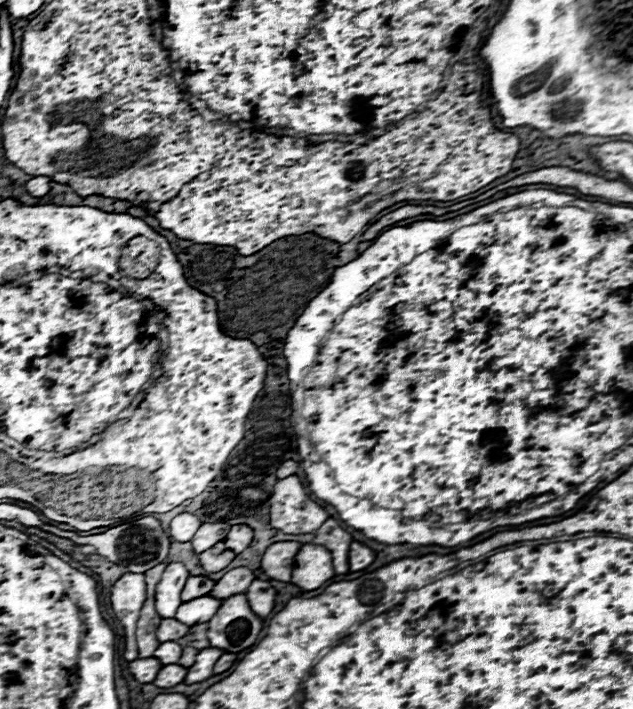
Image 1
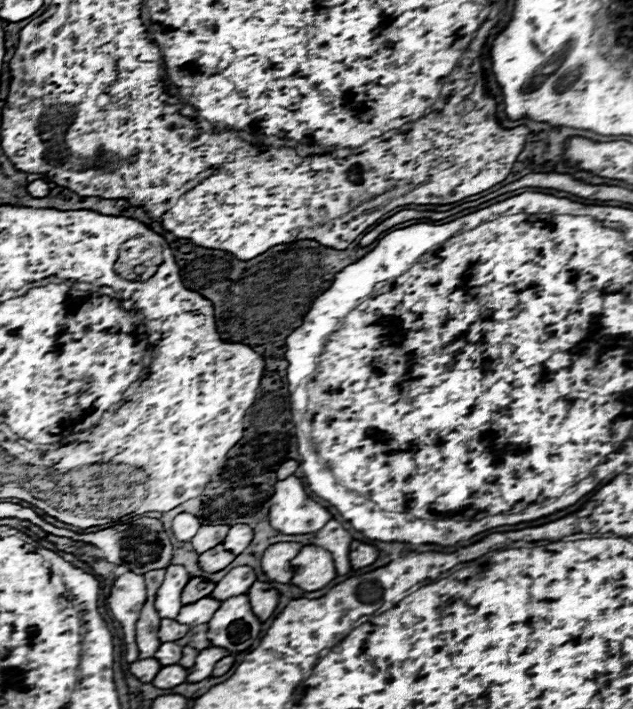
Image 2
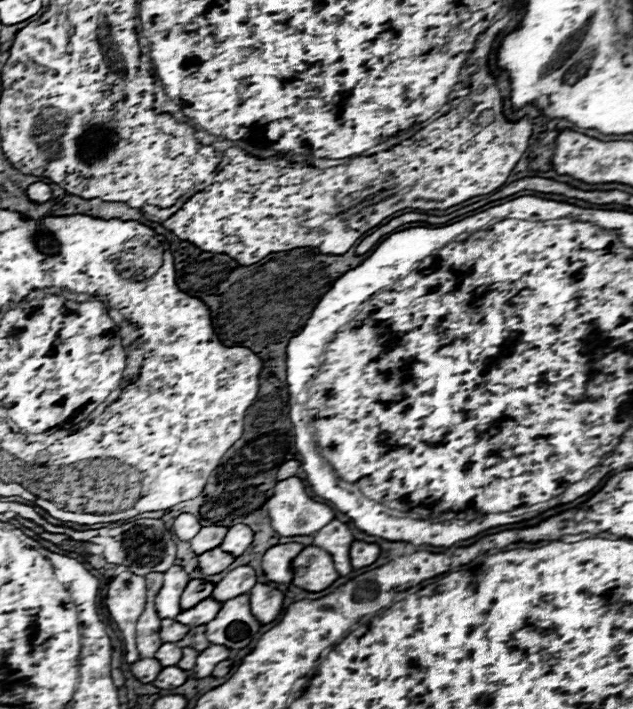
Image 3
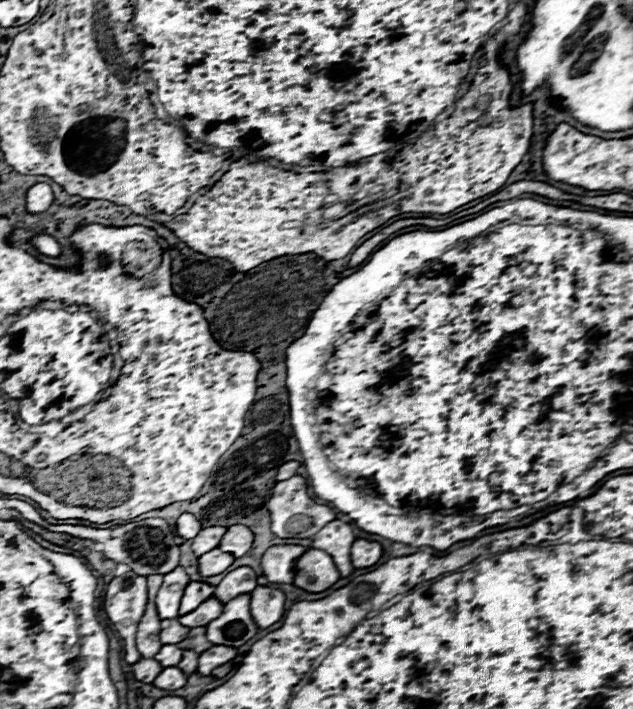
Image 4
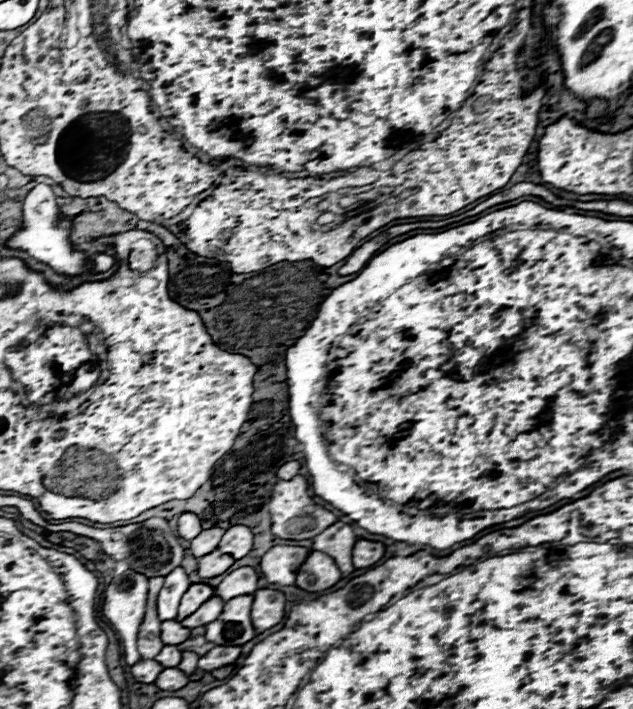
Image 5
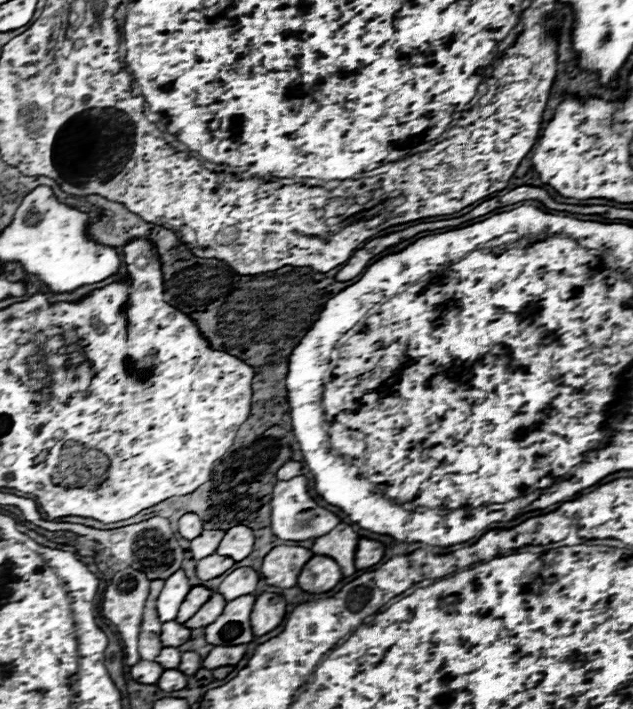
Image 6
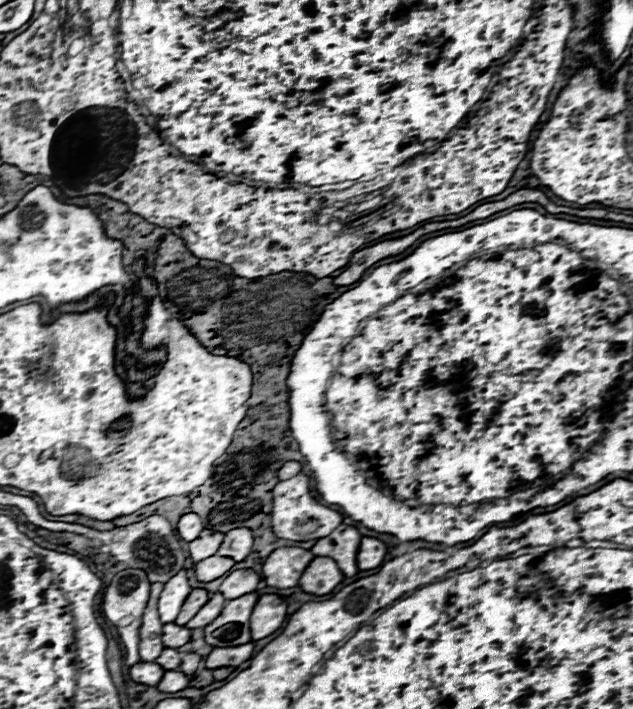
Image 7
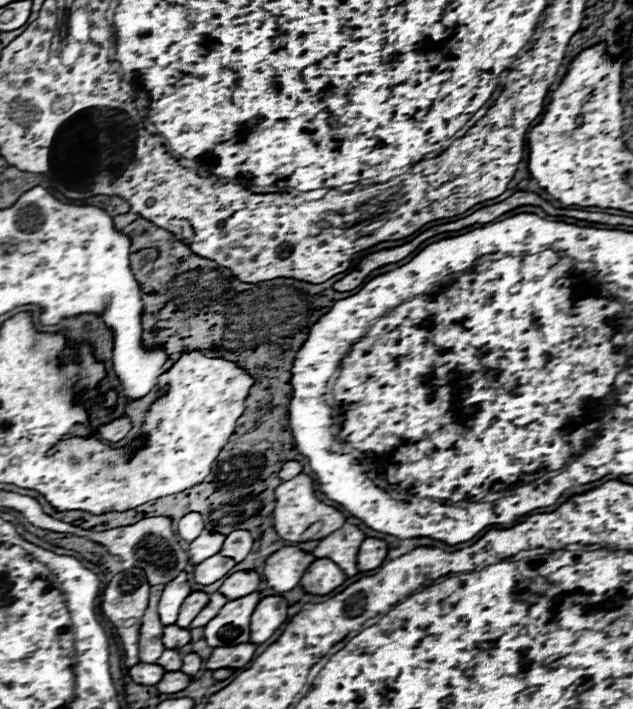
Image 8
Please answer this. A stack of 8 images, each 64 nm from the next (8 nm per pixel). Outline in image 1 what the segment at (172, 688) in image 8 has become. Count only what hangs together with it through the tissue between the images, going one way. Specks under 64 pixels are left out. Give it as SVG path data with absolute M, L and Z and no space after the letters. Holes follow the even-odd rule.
M168 664L168 666L162 666L162 670L158 672L158 676L154 678L154 686L158 688L172 688L176 684L180 684L186 676L186 668L180 666L180 664Z

